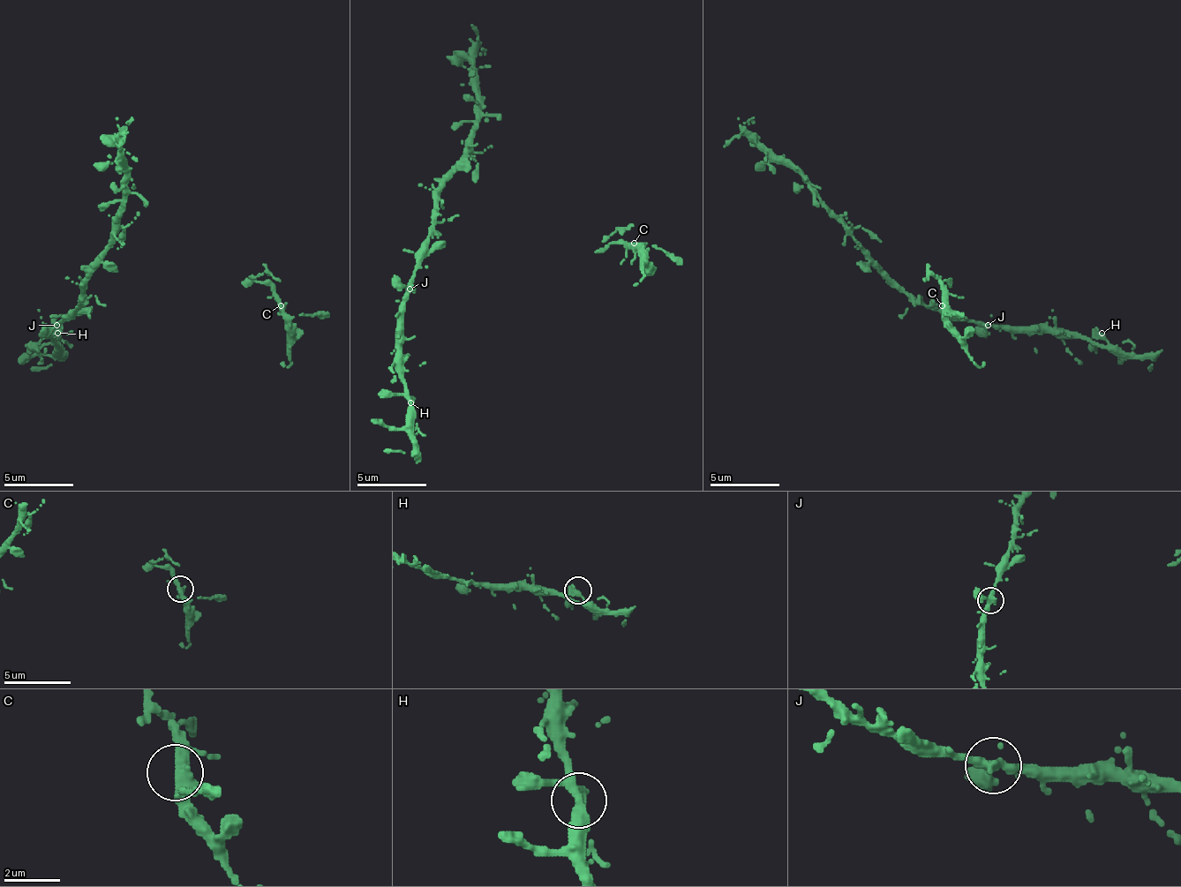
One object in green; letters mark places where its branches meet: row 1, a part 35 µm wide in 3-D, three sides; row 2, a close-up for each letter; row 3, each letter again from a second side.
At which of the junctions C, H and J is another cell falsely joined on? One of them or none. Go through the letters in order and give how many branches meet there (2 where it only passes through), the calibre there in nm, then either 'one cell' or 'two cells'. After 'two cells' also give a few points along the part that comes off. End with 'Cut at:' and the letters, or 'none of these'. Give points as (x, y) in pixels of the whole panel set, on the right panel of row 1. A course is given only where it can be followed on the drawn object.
C: 4 branches meet; 340 nm thick; one cell
H: 3 branches meet; 300 nm thick; one cell
J: 4 branches meet; 320 nm thick; one cell
Cut at: none of these

